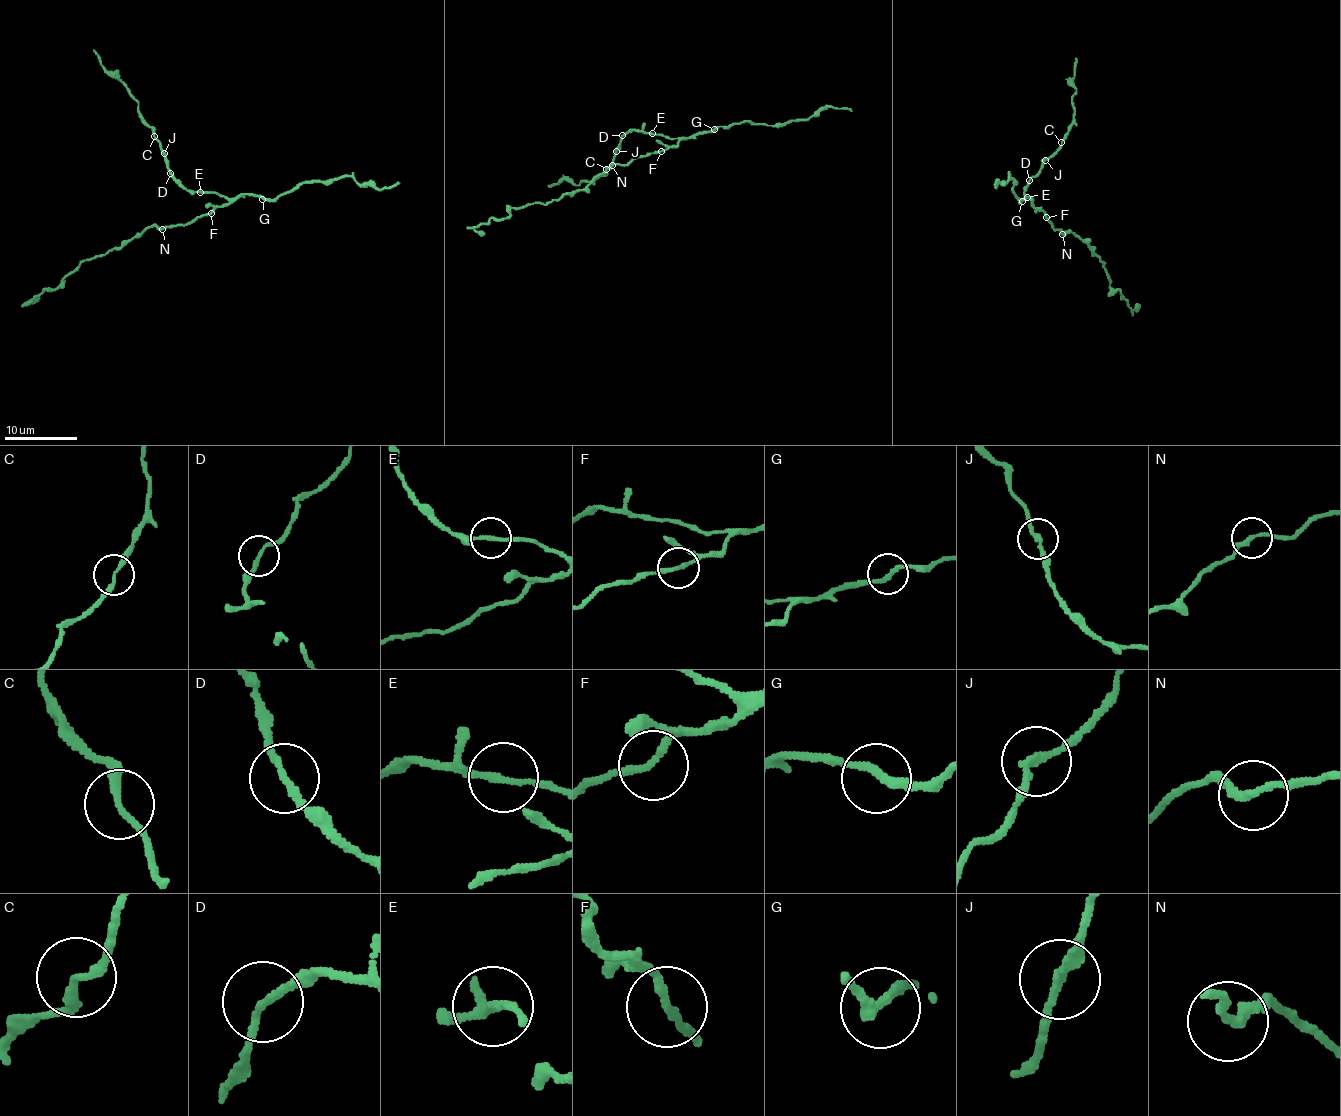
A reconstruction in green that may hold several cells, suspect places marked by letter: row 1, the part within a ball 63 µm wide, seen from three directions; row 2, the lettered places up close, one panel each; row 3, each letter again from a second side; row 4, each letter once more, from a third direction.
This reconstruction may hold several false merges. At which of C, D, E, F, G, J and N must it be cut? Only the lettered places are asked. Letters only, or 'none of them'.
C, N

